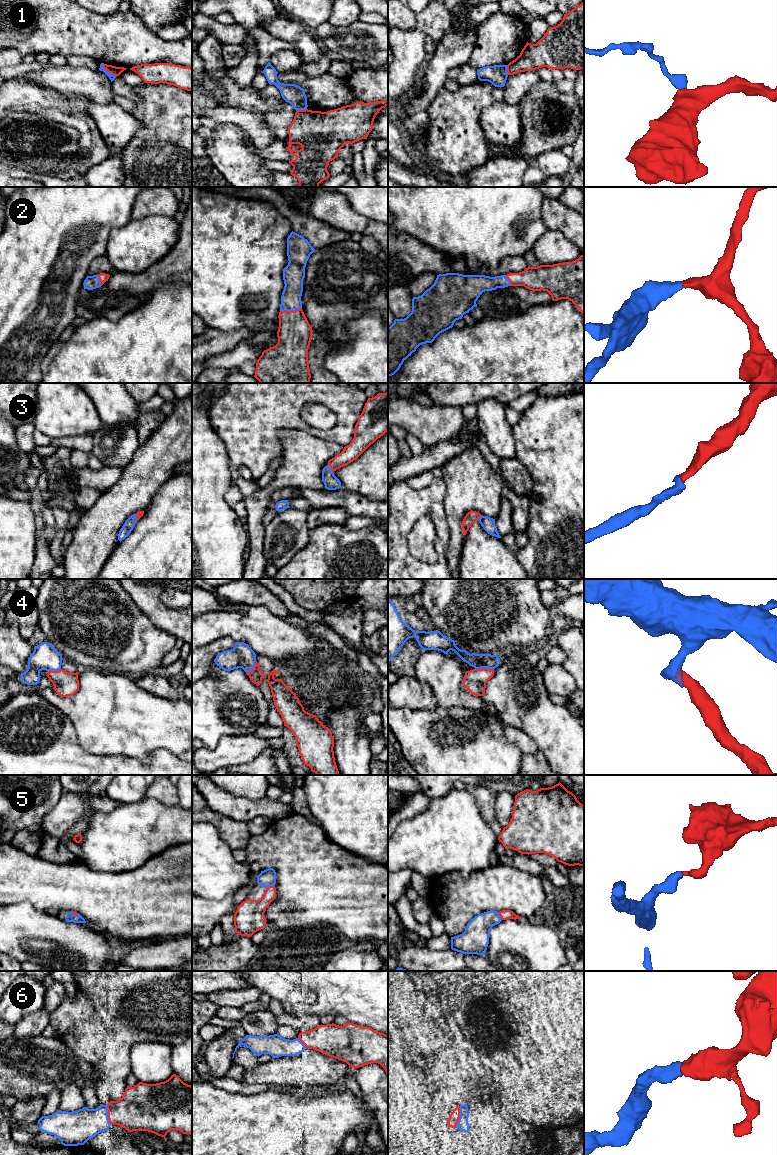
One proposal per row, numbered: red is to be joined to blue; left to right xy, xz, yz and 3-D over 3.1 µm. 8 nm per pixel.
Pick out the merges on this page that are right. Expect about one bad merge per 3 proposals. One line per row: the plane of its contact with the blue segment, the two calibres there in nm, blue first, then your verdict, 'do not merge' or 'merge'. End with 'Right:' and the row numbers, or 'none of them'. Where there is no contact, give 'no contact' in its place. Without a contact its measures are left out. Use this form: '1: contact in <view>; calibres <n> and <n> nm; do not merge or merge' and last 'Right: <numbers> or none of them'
1: contact in xy; calibres 50 and 70 nm; do not merge
2: contact in xz; calibres 160 and 280 nm; merge
3: contact in xz; calibres 120 and 140 nm; merge
4: contact in yz; calibres 120 and 180 nm; do not merge
5: contact in xz; calibres 140 and 180 nm; merge
6: contact in yz; calibres 90 and 90 nm; merge
Right: 2, 3, 5, 6

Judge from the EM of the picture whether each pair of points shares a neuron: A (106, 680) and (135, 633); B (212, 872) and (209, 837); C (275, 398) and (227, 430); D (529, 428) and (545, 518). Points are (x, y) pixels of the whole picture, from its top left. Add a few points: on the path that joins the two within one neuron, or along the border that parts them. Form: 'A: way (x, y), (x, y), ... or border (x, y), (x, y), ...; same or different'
A: border (88, 668), (123, 673); different
B: way (209, 863), (209, 846); same
C: way (263, 399), (244, 418), (239, 418); same
D: way (543, 450), (549, 456), (549, 496); same

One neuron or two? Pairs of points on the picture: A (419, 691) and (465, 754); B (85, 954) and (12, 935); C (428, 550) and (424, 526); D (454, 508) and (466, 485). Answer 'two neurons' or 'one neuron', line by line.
A: two neurons
B: one neuron
C: one neuron
D: one neuron

